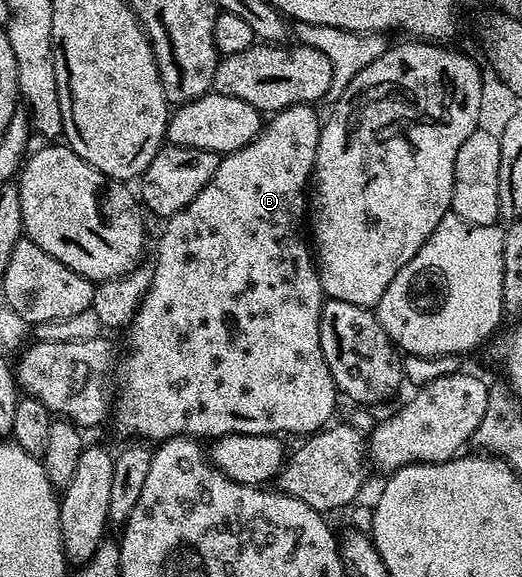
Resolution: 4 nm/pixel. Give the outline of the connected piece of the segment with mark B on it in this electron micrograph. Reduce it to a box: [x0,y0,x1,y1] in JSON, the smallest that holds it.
[113,104,337,444]

